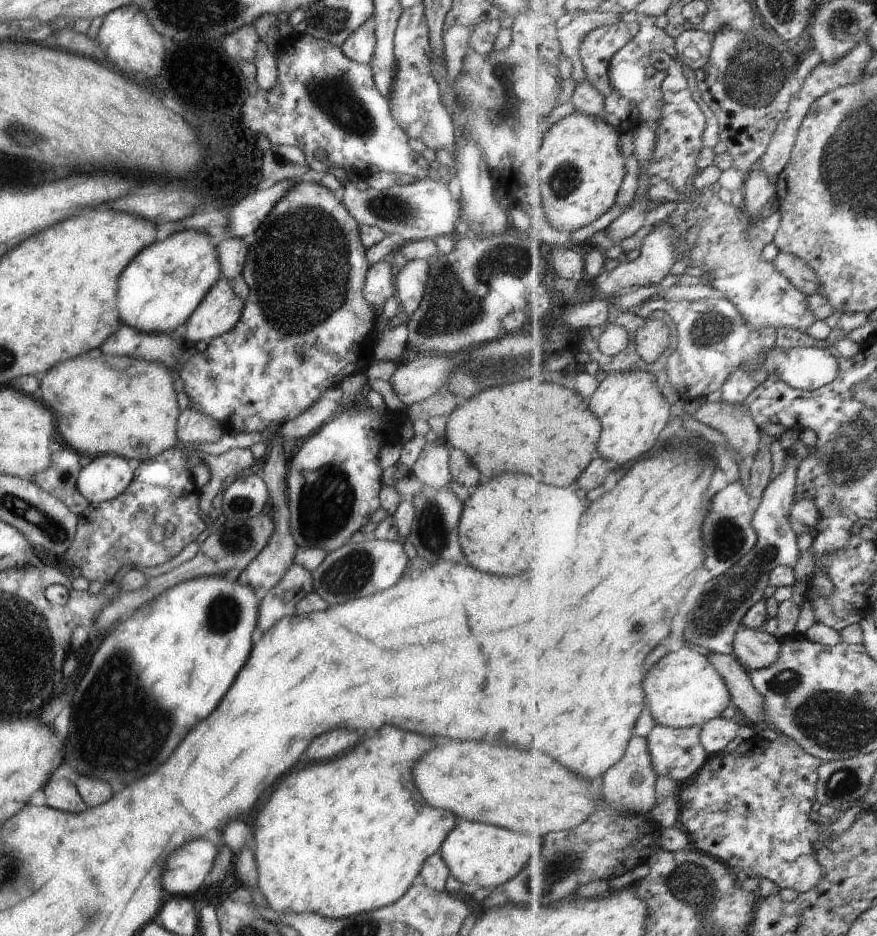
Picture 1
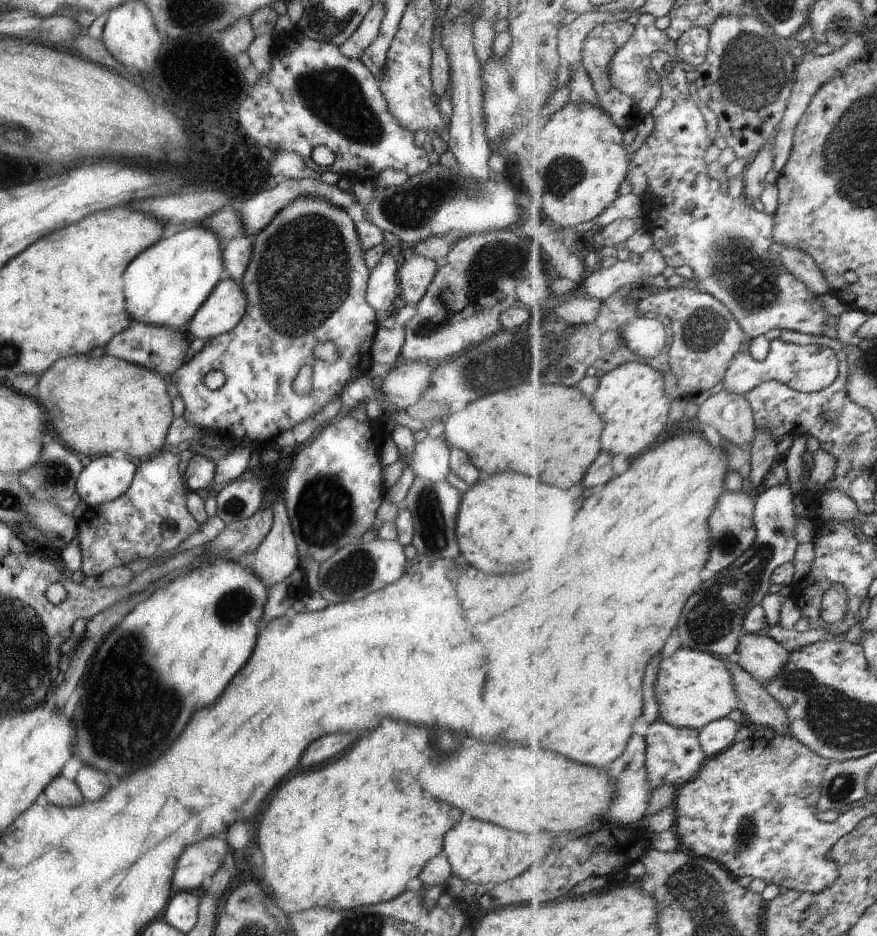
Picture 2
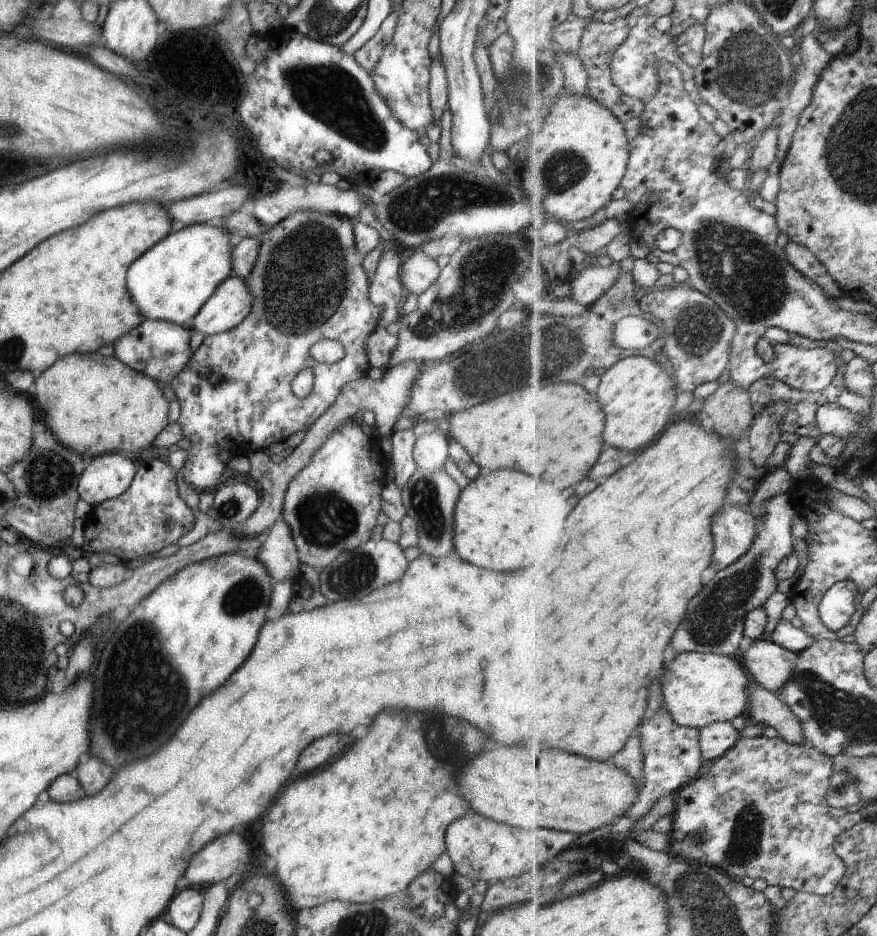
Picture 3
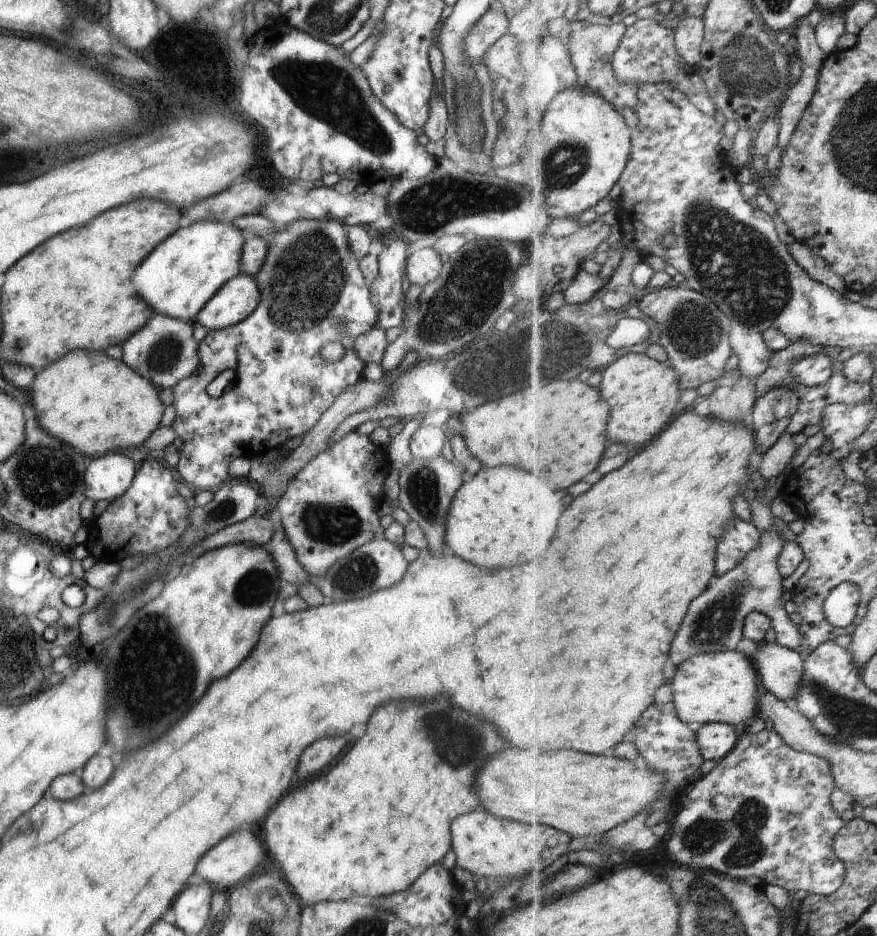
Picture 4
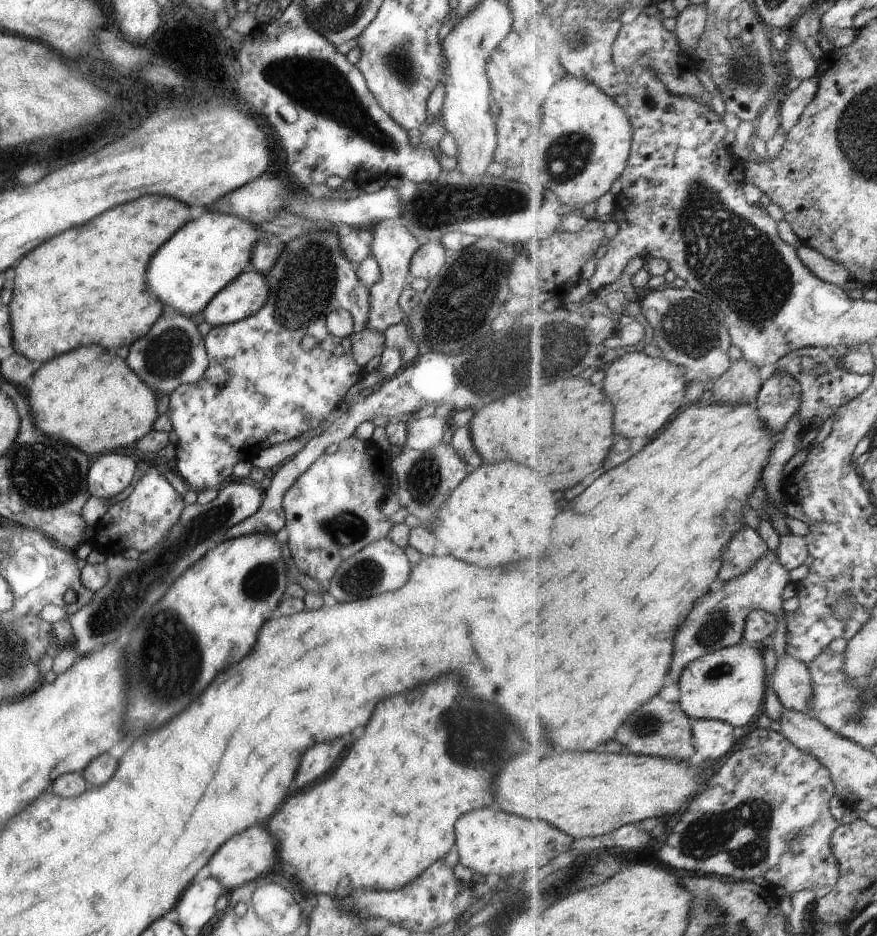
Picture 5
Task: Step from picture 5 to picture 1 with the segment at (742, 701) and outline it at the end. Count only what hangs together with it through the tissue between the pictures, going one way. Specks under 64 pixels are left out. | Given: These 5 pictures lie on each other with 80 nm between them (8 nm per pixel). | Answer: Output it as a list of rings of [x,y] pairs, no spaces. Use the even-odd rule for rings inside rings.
[[[688,647],[668,653],[647,671],[645,692],[647,706],[656,724],[674,729],[703,726],[719,718],[732,704],[728,684],[717,667],[707,655]]]

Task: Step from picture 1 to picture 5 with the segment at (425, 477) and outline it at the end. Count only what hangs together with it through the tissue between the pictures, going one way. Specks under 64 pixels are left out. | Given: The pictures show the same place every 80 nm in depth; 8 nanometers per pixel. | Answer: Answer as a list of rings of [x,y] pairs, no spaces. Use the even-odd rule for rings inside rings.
[[[430,415],[427,417],[411,417],[404,419],[406,424],[405,447],[409,449],[427,450],[441,441],[441,435],[447,426],[447,420]]]

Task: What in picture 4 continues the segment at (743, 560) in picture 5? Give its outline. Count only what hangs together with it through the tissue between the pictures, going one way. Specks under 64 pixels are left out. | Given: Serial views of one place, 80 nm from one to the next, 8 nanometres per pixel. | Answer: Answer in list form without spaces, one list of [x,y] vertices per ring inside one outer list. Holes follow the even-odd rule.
[[[735,516],[725,526],[725,534],[717,544],[717,576],[723,576],[742,564],[760,546],[760,539],[761,533],[752,520],[741,520]]]

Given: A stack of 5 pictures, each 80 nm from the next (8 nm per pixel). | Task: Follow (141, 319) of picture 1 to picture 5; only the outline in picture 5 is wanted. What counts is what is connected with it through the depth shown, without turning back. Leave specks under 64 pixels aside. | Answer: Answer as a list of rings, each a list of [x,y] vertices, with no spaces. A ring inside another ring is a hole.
[[[204,212],[196,220],[188,220],[155,250],[143,274],[145,288],[159,300],[163,309],[177,310],[188,317],[197,314],[243,271],[253,244],[261,236],[247,220],[219,212]]]

